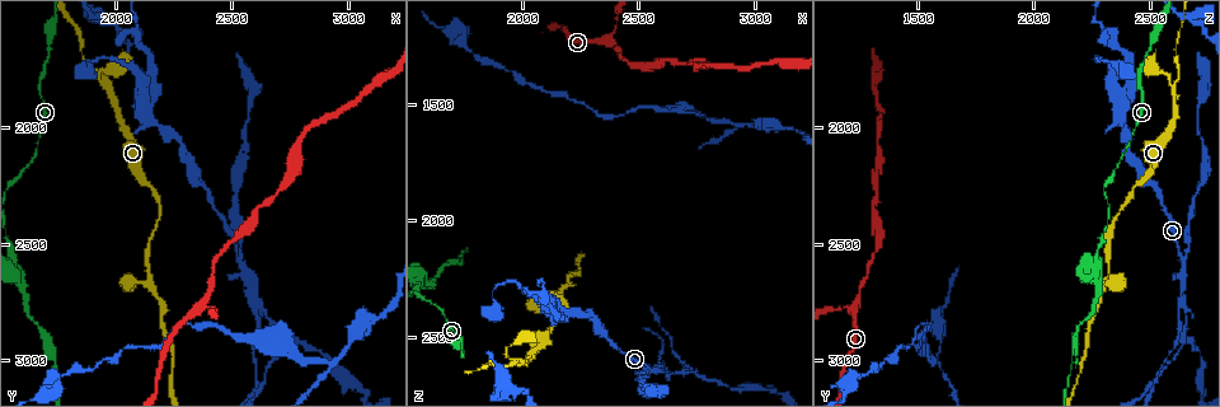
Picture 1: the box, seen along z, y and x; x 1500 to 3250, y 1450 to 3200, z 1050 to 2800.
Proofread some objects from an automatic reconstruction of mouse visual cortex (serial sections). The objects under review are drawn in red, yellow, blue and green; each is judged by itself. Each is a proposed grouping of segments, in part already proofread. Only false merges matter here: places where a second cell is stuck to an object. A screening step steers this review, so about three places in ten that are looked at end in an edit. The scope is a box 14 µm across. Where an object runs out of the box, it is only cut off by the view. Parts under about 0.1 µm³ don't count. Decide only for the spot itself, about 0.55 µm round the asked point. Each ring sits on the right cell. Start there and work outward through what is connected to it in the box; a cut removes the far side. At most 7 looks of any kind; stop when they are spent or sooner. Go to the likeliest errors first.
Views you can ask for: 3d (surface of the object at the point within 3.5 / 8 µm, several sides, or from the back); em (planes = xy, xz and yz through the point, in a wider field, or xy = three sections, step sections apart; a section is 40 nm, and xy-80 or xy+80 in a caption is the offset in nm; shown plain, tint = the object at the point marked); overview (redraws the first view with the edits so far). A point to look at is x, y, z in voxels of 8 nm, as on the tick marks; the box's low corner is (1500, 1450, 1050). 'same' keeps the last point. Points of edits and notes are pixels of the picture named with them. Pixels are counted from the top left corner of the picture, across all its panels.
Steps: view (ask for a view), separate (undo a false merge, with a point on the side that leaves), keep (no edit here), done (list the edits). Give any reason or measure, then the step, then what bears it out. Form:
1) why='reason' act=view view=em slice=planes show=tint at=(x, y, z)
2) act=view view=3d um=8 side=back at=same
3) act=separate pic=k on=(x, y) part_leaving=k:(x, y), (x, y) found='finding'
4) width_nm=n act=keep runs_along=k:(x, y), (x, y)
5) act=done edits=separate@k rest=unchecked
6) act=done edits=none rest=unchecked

why='three arms meet' act=view view=3d um=3.5 at=(2590, 2740, 2640)

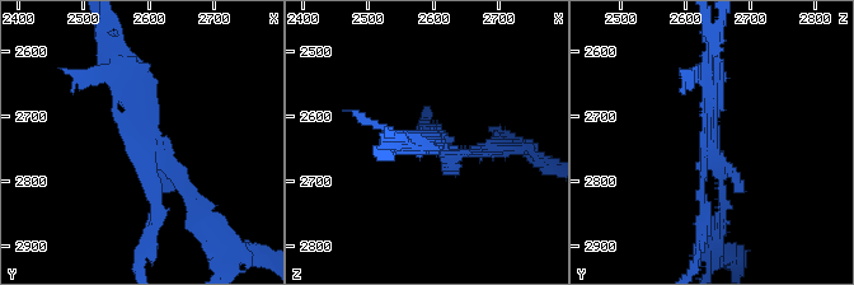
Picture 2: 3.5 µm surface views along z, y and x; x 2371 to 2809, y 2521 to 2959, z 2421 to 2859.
arms=3 arm_widths_nm=100,100,250 why='need the tissue' act=view view=em slice=xy step=3 show=tint at=(2600, 2745, 2640)

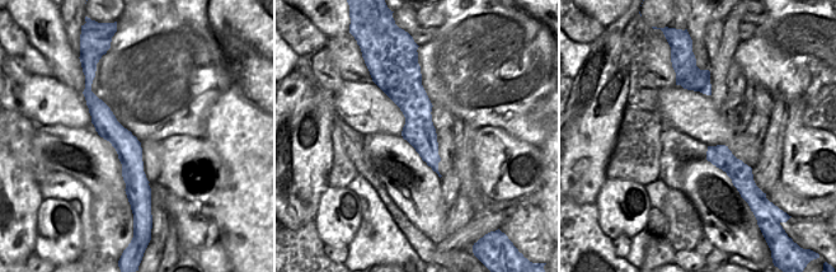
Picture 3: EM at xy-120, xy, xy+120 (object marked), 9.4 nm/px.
act=view view=em slice=xy step=5 show=tint at=same

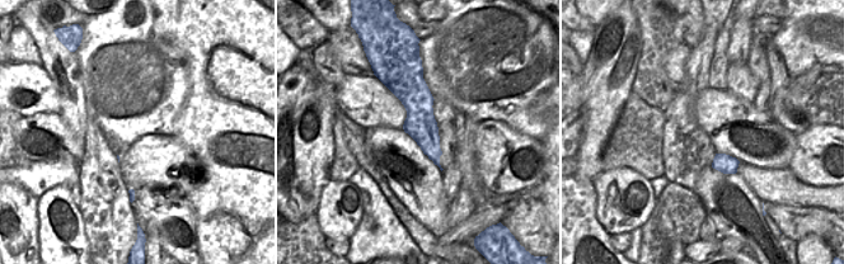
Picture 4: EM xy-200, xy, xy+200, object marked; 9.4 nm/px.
act=separate pic=2 on=(160, 211) found='a second cell is stuck on'

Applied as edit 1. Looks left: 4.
act=view view=overview

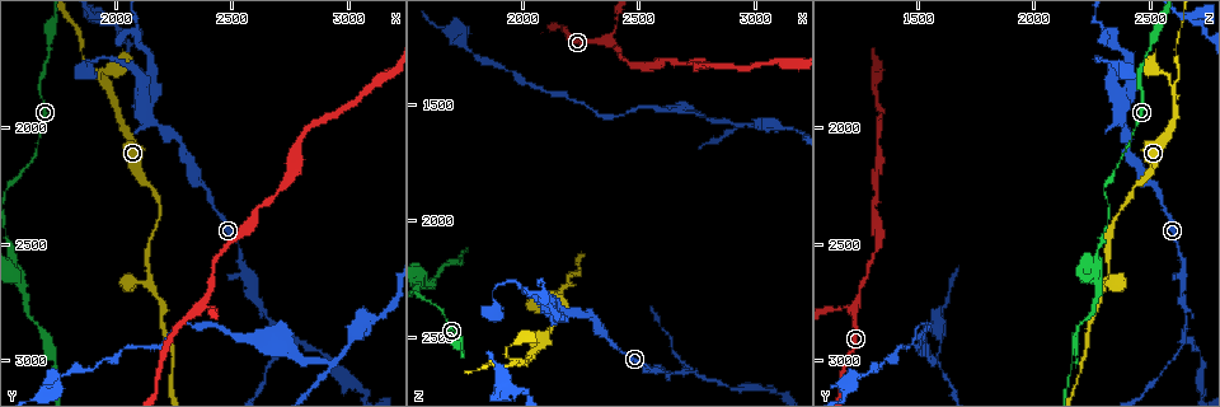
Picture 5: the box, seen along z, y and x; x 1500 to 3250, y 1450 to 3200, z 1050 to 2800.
why='sharp bend' act=view view=3d um=3.5 at=(1950, 1820, 2610)

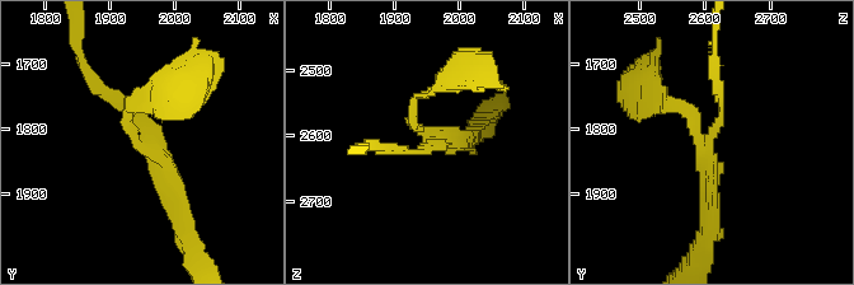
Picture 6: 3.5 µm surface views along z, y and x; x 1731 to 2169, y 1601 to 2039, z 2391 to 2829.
arms=3 arm_widths_nm=150,150,200 why='need the tissue' act=view view=em slice=xy step=5 show=tint at=(1955, 1820, 2600)

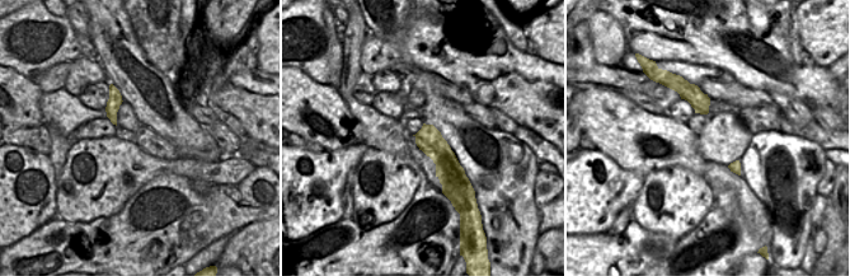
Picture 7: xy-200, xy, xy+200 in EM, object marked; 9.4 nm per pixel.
act=separate pic=6 on=(676, 108) found='a second cell is stuck on'

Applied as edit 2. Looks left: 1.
act=done edits=separate@2,separate@6 rest=unchecked

